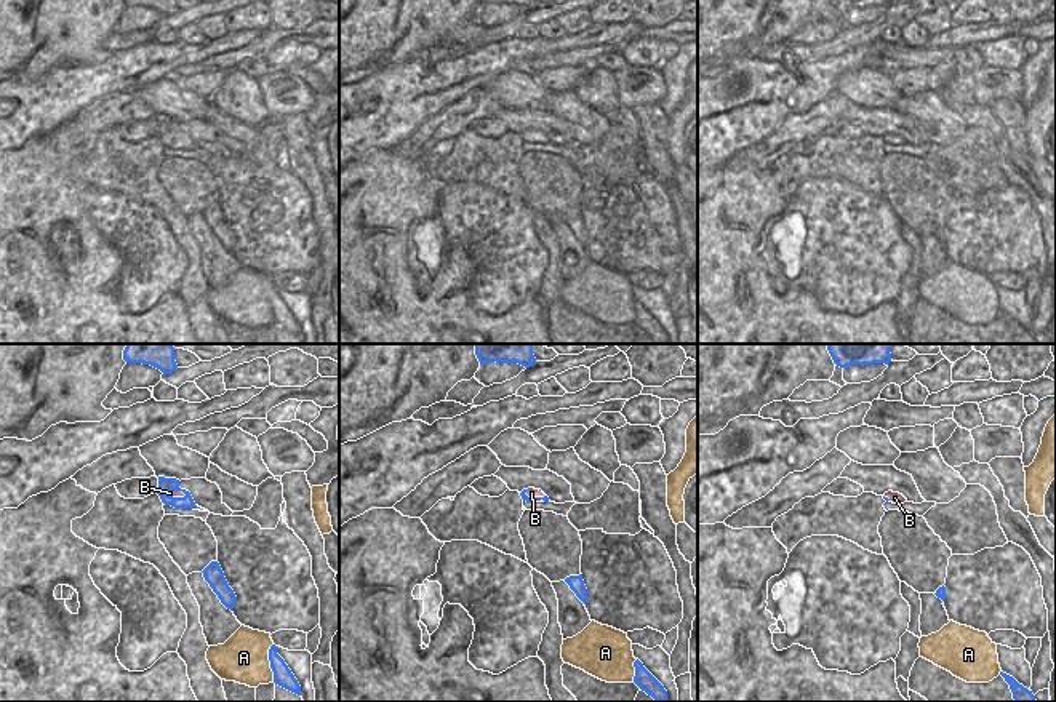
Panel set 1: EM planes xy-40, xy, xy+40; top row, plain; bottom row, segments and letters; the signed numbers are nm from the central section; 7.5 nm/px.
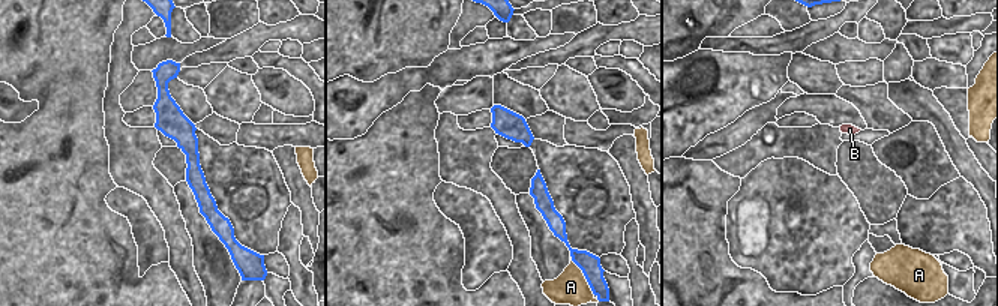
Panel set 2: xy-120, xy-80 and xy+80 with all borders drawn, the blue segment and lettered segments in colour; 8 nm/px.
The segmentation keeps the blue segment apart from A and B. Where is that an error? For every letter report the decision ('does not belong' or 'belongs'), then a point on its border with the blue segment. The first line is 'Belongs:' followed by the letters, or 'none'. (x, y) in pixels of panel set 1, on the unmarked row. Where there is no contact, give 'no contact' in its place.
Belongs: none
A: does not belong | xy-40 (271, 304)
B: does not belong | xy-40 (176, 139)

